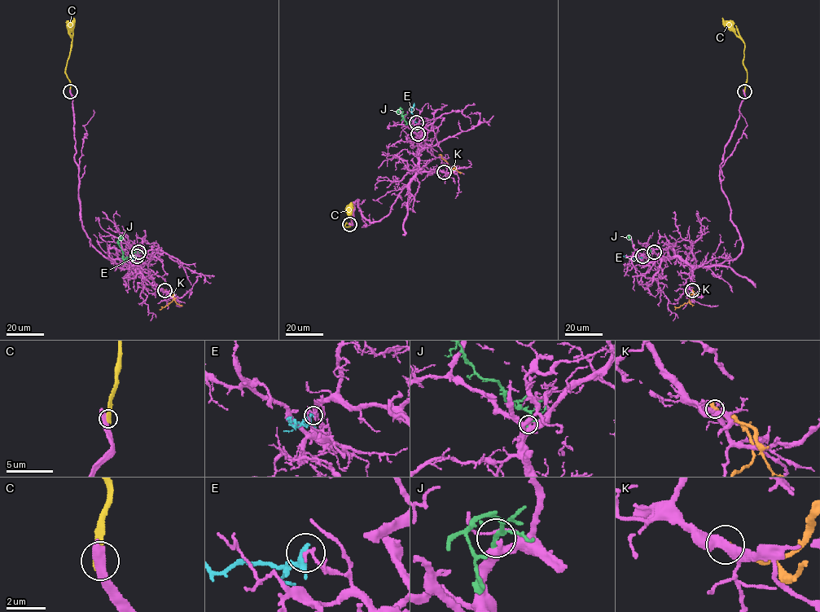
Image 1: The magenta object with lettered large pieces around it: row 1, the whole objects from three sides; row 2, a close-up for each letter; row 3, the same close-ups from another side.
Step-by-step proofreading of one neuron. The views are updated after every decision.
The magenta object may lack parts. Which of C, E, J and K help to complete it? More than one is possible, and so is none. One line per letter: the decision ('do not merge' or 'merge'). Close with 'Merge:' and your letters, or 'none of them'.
C: do not merge
E: do not merge
J: do not merge
K: do not merge
Merge: none of them

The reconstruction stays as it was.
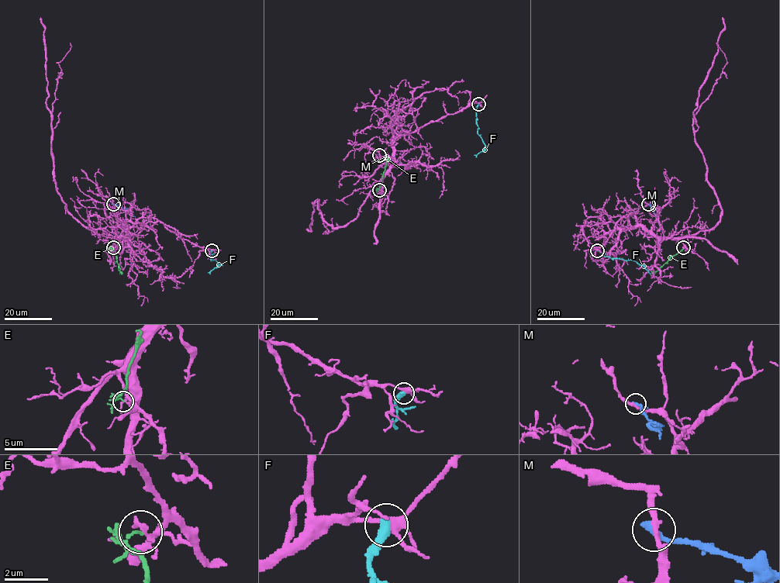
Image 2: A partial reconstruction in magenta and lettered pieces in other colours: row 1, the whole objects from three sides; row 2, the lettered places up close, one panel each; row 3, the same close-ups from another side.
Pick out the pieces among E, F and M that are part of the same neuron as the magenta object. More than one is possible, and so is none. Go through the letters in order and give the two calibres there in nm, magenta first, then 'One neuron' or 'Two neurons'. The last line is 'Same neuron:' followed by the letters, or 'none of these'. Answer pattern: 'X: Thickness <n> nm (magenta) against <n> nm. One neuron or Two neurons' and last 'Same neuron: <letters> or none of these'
E: Thickness 260 nm (magenta) against 80 nm. Two neurons
F: Thickness 300 nm (magenta) against 420 nm. Two neurons
M: Thickness 240 nm (magenta) against 340 nm. Two neurons
Same neuron: none of these

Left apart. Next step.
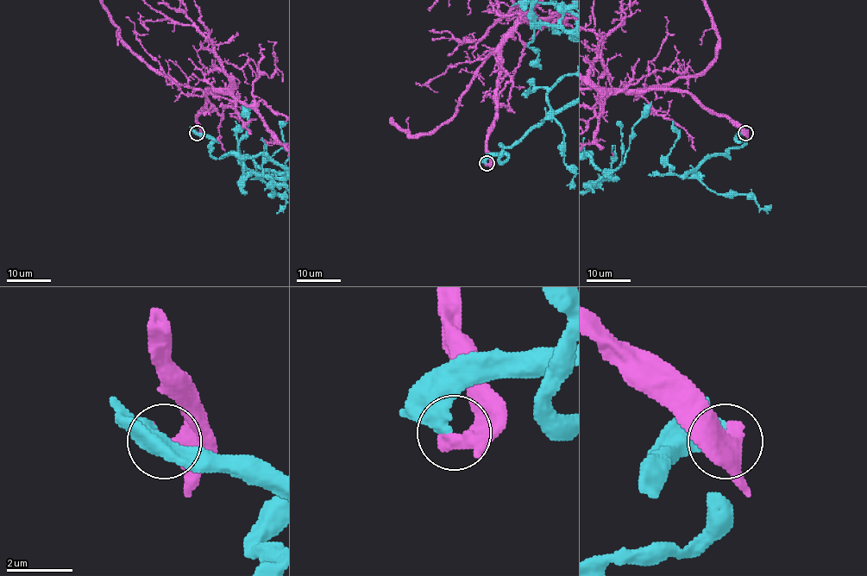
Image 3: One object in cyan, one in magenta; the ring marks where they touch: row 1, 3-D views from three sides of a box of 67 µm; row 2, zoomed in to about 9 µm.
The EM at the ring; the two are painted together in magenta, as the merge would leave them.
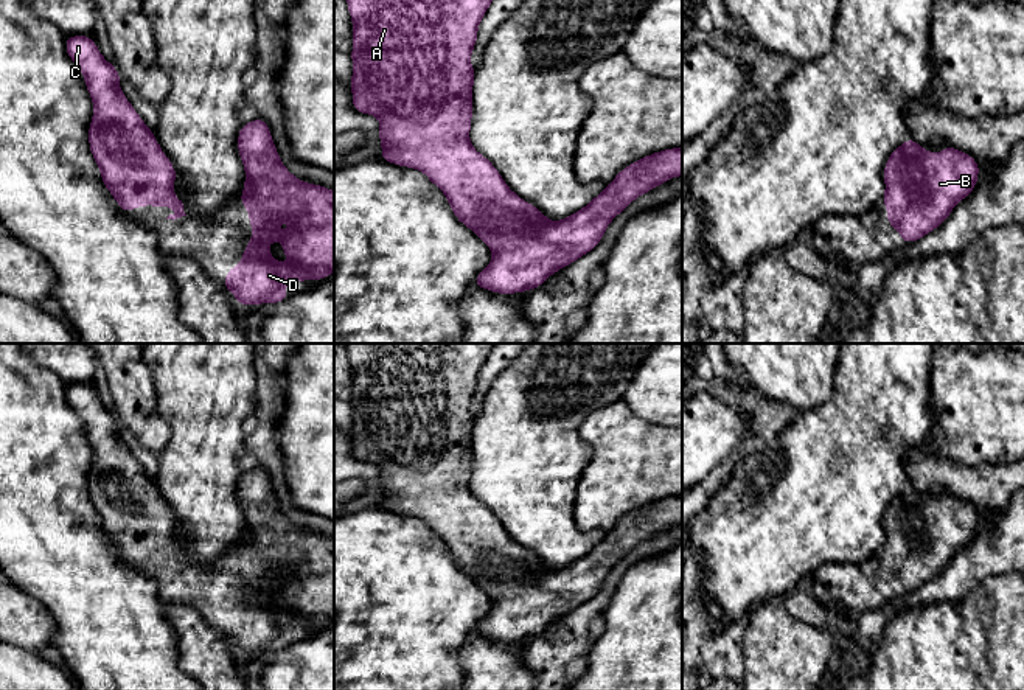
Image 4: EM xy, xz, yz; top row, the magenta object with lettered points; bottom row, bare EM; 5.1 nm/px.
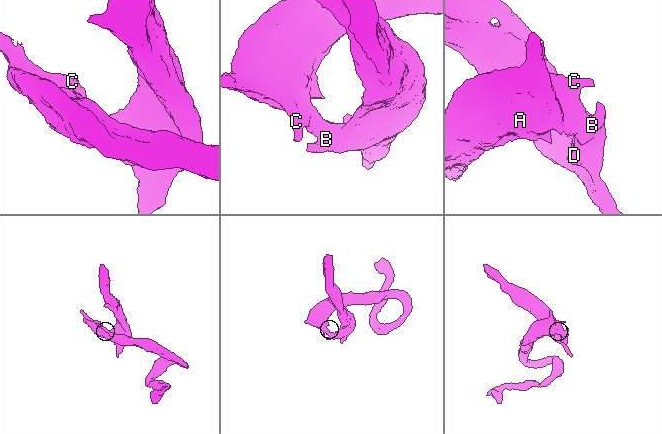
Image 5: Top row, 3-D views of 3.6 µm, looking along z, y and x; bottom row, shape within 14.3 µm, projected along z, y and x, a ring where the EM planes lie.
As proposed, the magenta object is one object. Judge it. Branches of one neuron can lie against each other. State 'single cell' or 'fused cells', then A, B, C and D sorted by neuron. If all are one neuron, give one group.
single cell | A B C D

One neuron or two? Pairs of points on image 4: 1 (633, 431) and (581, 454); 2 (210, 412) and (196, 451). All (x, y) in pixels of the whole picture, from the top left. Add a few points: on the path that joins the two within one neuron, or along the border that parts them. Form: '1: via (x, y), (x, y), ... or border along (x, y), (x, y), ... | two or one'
1: border along (591, 412), (577, 431), (591, 448), (577, 484) | two
2: via (208, 421), (204, 442) | one

